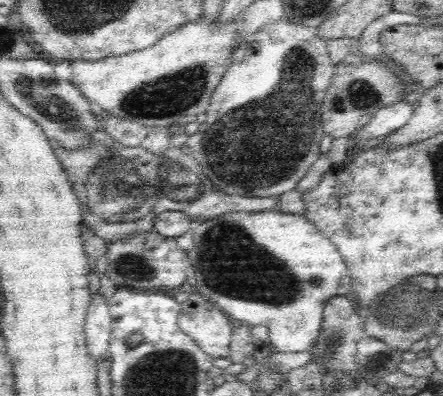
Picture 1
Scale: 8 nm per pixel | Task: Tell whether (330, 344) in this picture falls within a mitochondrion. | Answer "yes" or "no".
yes

